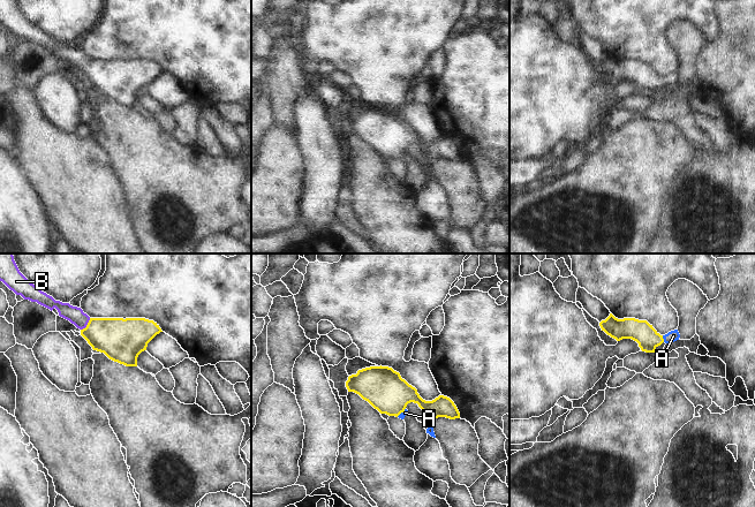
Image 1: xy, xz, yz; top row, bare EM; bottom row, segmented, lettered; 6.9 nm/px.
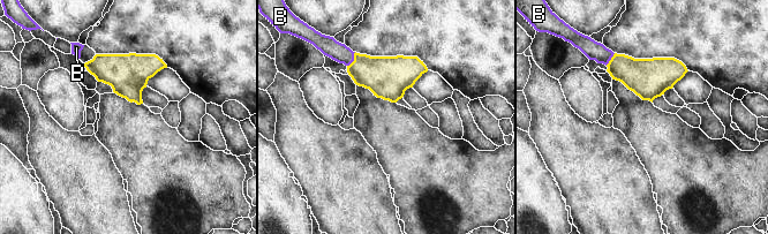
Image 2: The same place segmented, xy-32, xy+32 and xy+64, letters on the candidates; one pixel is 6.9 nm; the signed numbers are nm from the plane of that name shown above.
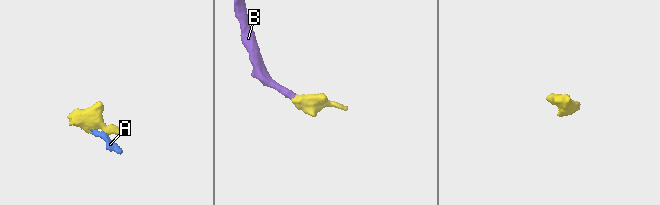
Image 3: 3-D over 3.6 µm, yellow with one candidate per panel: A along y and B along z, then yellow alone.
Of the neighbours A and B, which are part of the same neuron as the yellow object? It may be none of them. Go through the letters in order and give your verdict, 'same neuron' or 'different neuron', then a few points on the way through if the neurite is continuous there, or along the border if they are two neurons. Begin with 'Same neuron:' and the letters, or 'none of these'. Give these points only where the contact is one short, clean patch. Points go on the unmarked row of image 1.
Same neuron: A, B
A: same neuron; runs through yz (641, 73), (649, 81), (663, 81), (673, 77)
B: same neuron; runs through xy (119, 81), (87, 67), (75, 57)

